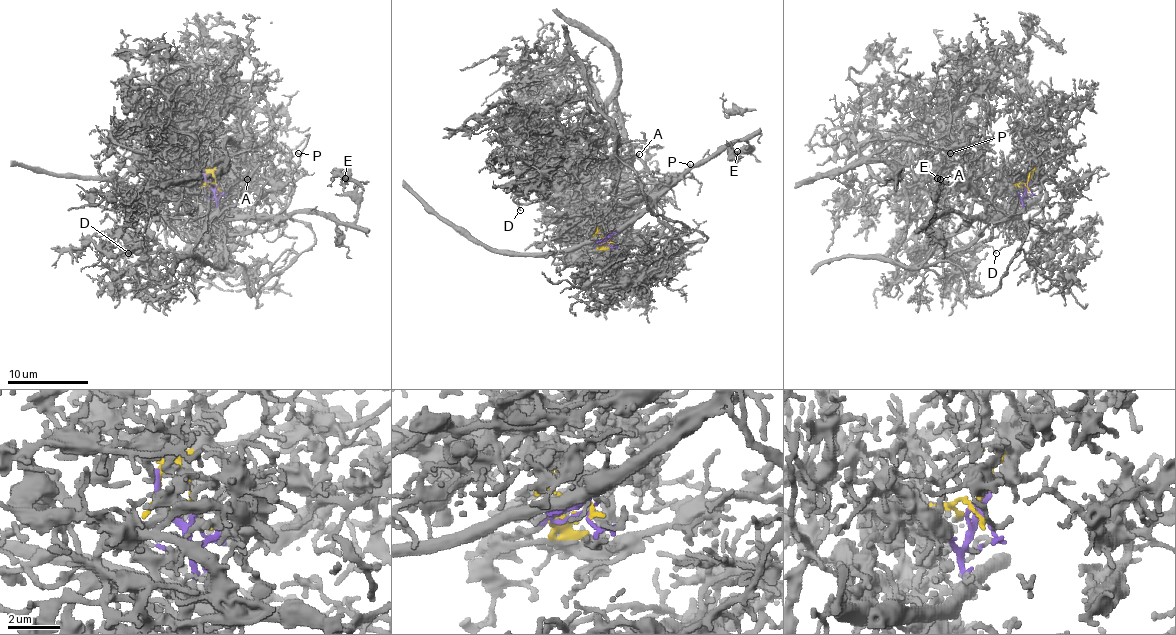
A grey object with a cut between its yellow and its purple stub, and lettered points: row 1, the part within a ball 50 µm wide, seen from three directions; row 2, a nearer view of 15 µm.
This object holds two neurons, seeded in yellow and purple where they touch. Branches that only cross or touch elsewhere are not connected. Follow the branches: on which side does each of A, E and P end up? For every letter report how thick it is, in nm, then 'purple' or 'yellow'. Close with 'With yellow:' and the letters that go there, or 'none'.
A: calibre 180 nm; yellow
E: calibre 160 nm; purple
P: calibre 110 nm; purple
With yellow: A

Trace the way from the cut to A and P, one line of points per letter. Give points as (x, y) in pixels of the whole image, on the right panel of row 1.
A: (1027, 185), (994, 183), (996, 179), (974, 175), (958, 147), (940, 147), (944, 161), (940, 179)
P: (1027, 185), (1023, 208), (1015, 216), (986, 218), (978, 192), (960, 179), (964, 175), (962, 157), (950, 153)

